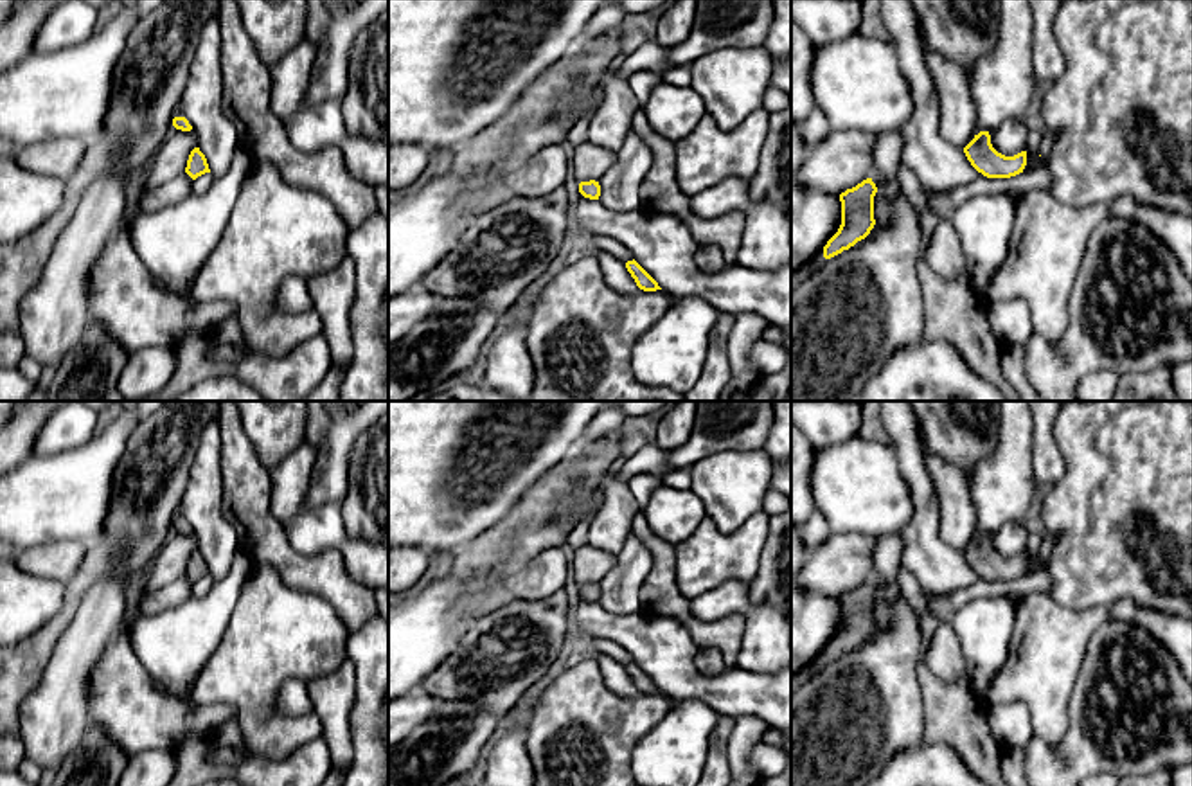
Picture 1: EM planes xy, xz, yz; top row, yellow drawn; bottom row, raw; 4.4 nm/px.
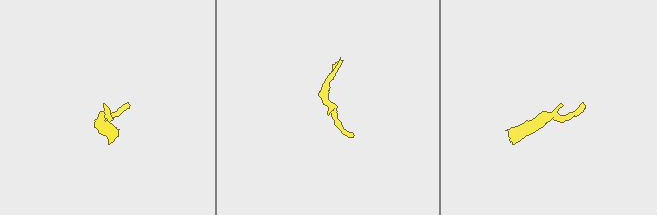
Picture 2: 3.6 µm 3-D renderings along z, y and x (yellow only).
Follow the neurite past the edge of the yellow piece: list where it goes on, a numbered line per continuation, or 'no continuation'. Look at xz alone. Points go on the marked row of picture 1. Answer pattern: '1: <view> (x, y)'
no continuation

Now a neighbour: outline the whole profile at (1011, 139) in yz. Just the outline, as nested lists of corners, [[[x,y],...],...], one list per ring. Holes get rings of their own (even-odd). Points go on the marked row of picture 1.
[[[1025,119],[1003,121],[1000,130],[994,133],[992,147],[1005,156],[1014,156],[1025,151],[1028,128],[1030,126],[1025,122]]]

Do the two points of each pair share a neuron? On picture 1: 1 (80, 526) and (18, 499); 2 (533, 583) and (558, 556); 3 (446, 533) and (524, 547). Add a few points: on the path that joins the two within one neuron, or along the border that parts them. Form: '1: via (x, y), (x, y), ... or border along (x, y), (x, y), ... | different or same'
1: via (65, 511), (54, 500), (33, 500) | same
2: via (540, 576), (552, 563) | same
3: border along (509, 513), (455, 553) | different

